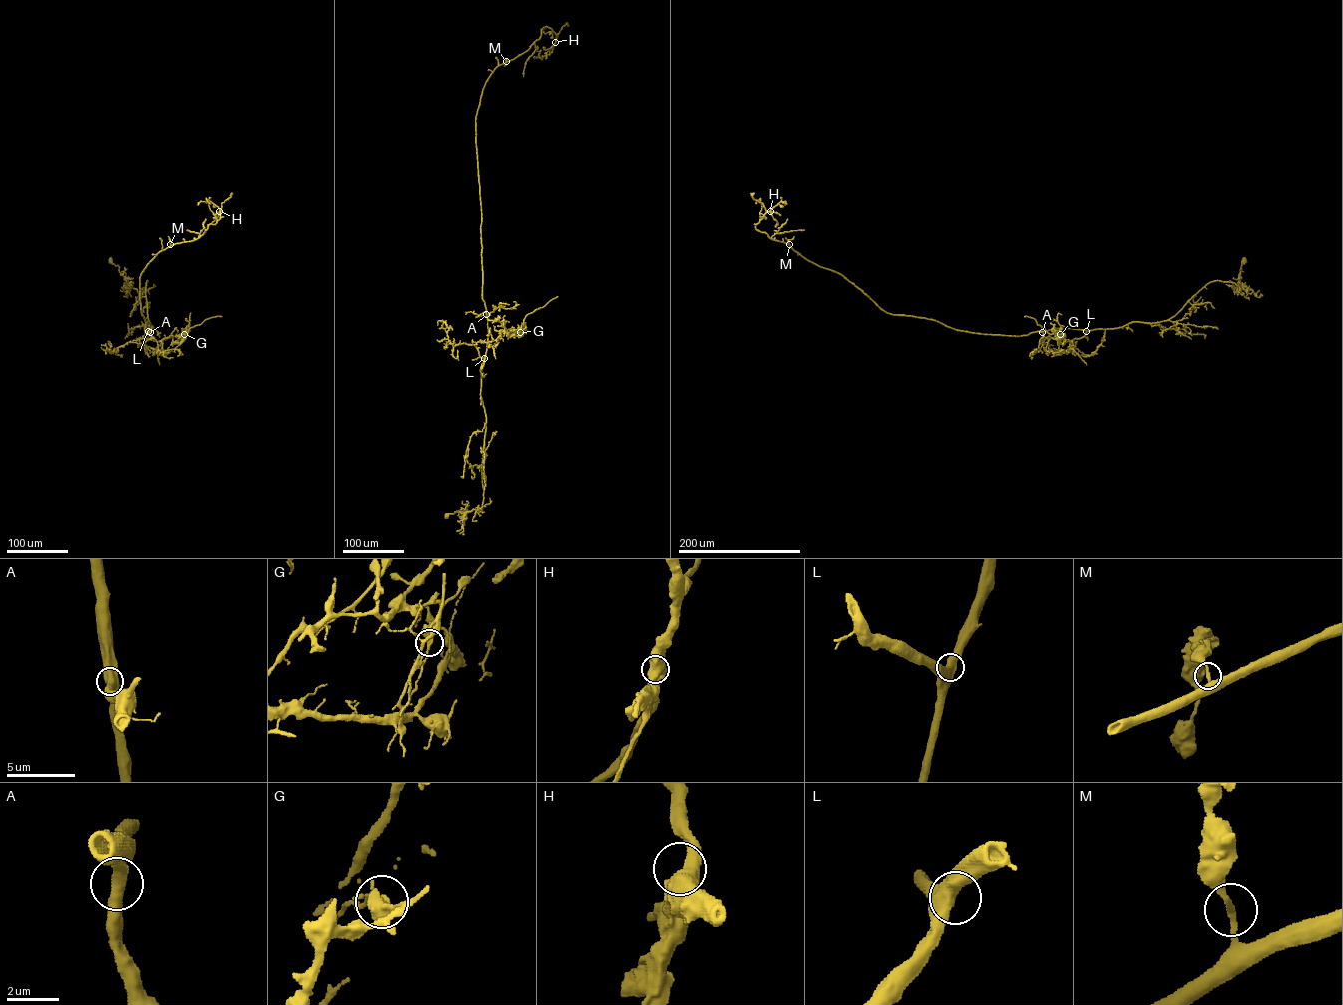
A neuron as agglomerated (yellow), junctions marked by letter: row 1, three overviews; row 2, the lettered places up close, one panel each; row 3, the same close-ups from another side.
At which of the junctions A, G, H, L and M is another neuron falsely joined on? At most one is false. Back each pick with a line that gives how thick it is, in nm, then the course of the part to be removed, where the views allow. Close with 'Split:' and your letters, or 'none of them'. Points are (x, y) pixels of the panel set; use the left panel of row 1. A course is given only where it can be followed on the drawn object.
G: calibre 400 nm; course (184, 334), (205, 320), (222, 316)
Split: G

